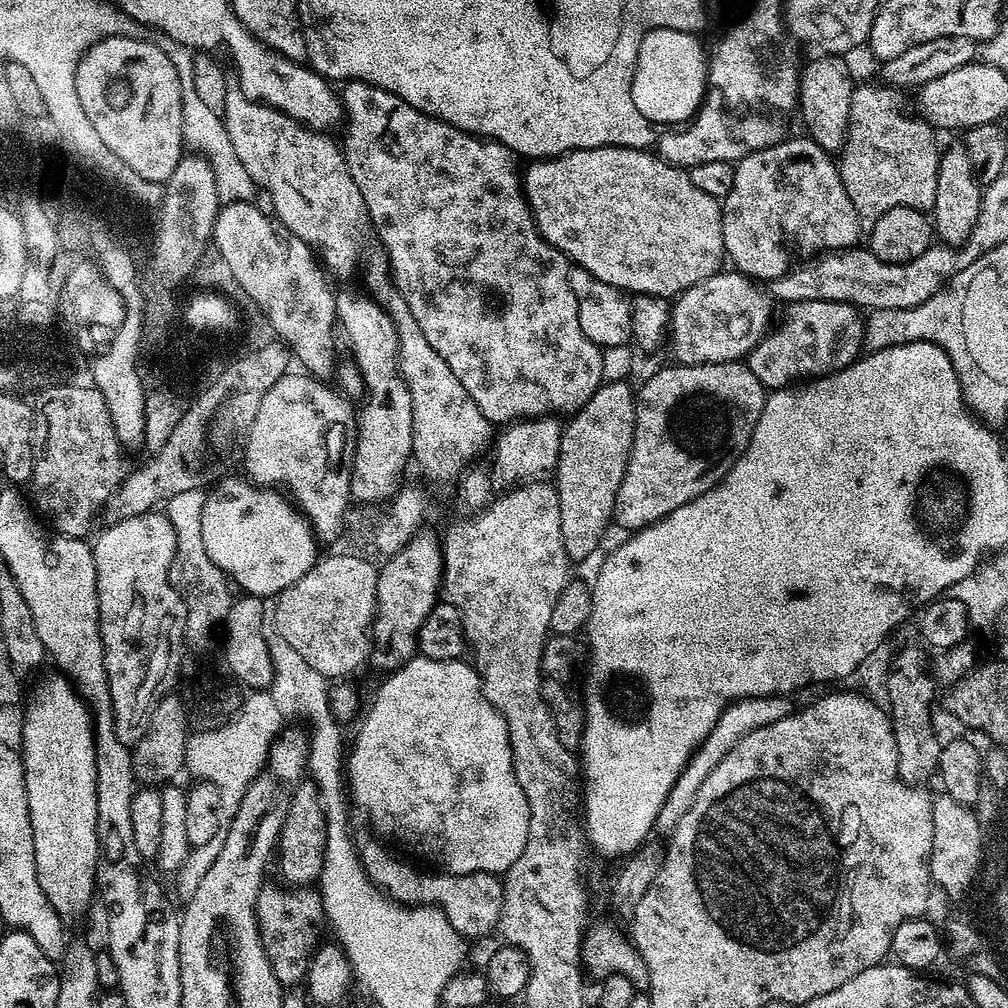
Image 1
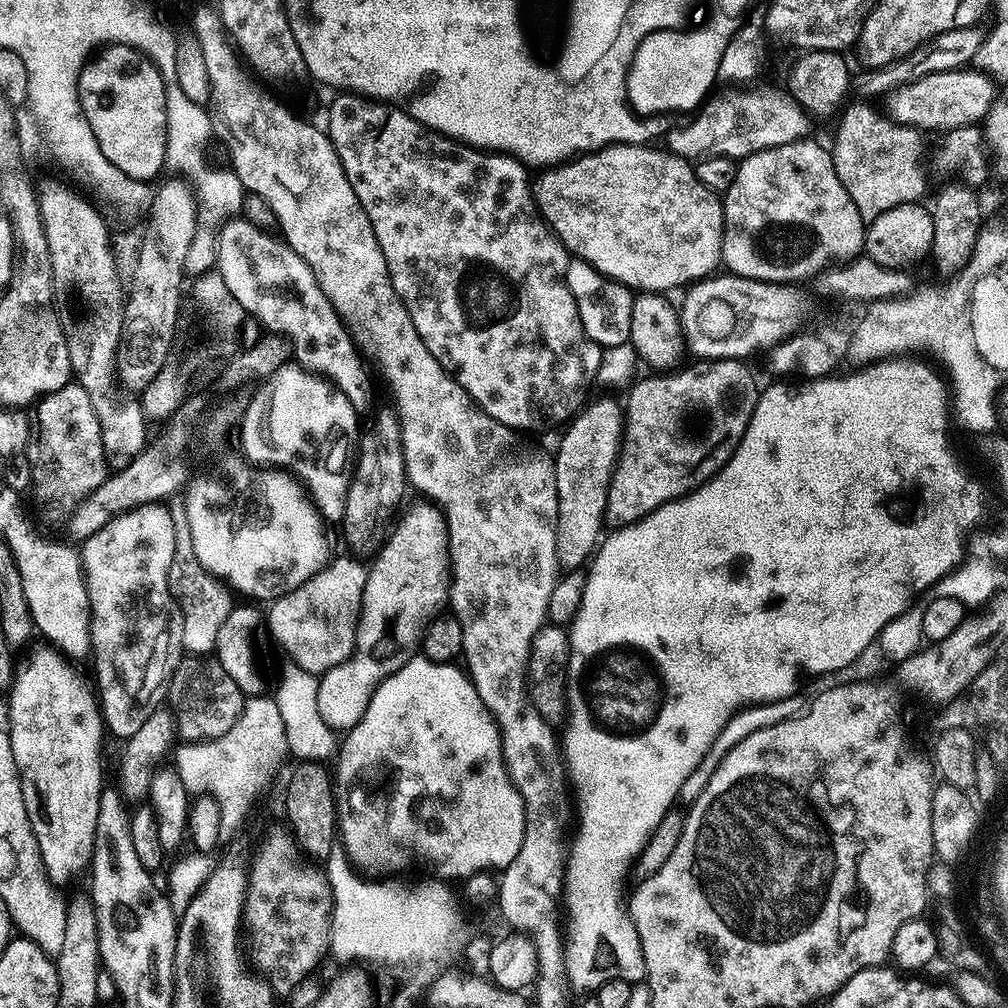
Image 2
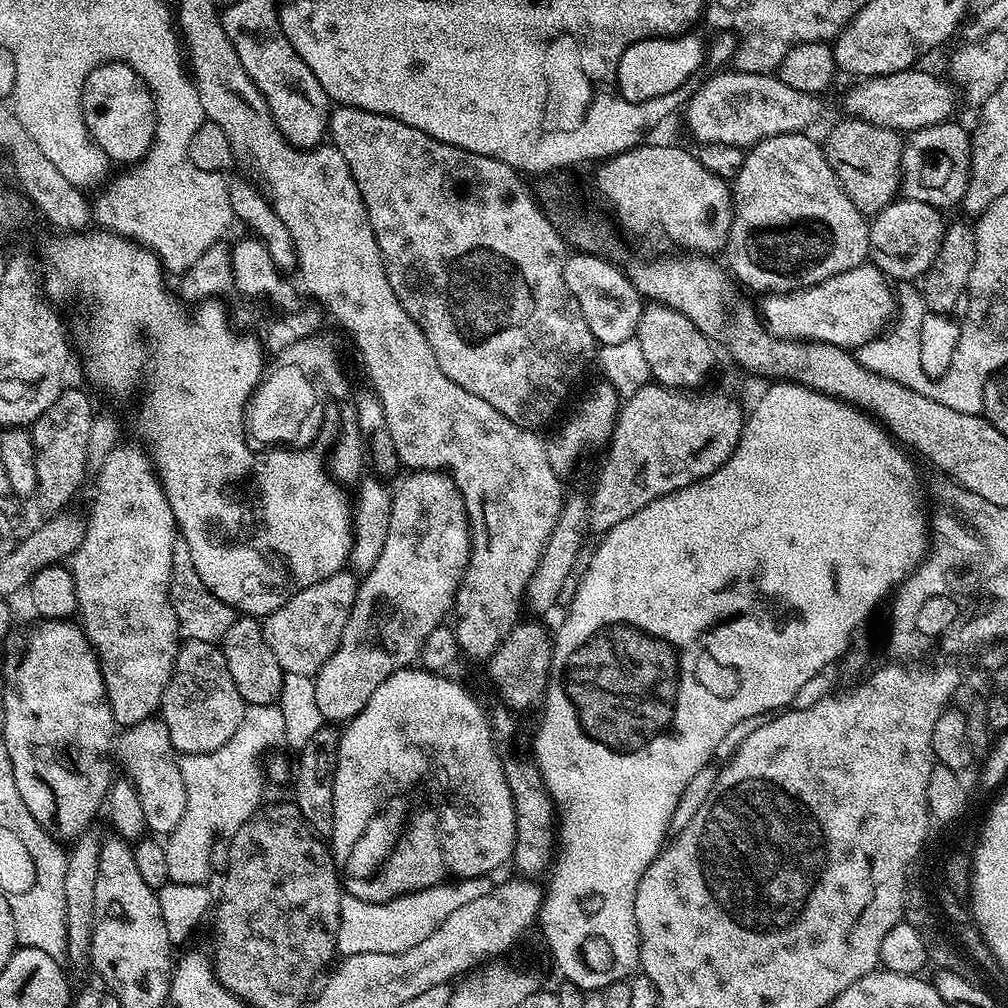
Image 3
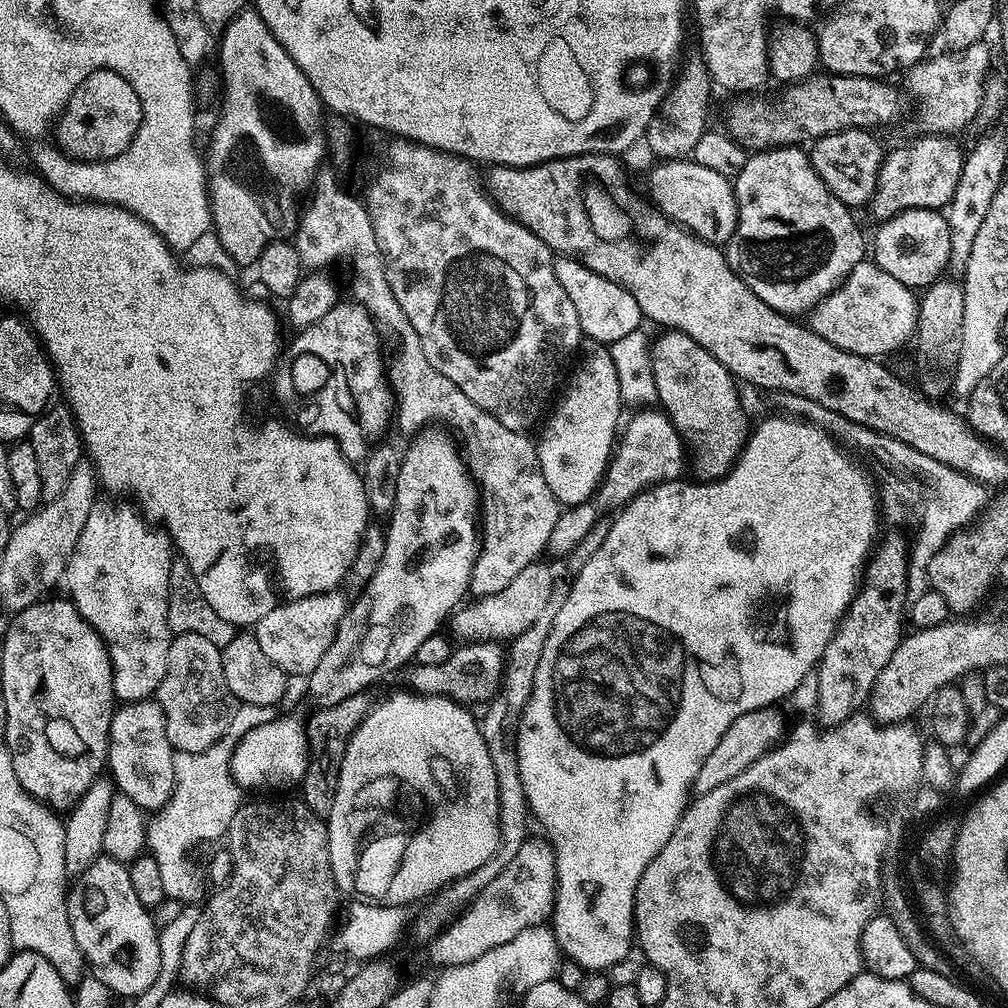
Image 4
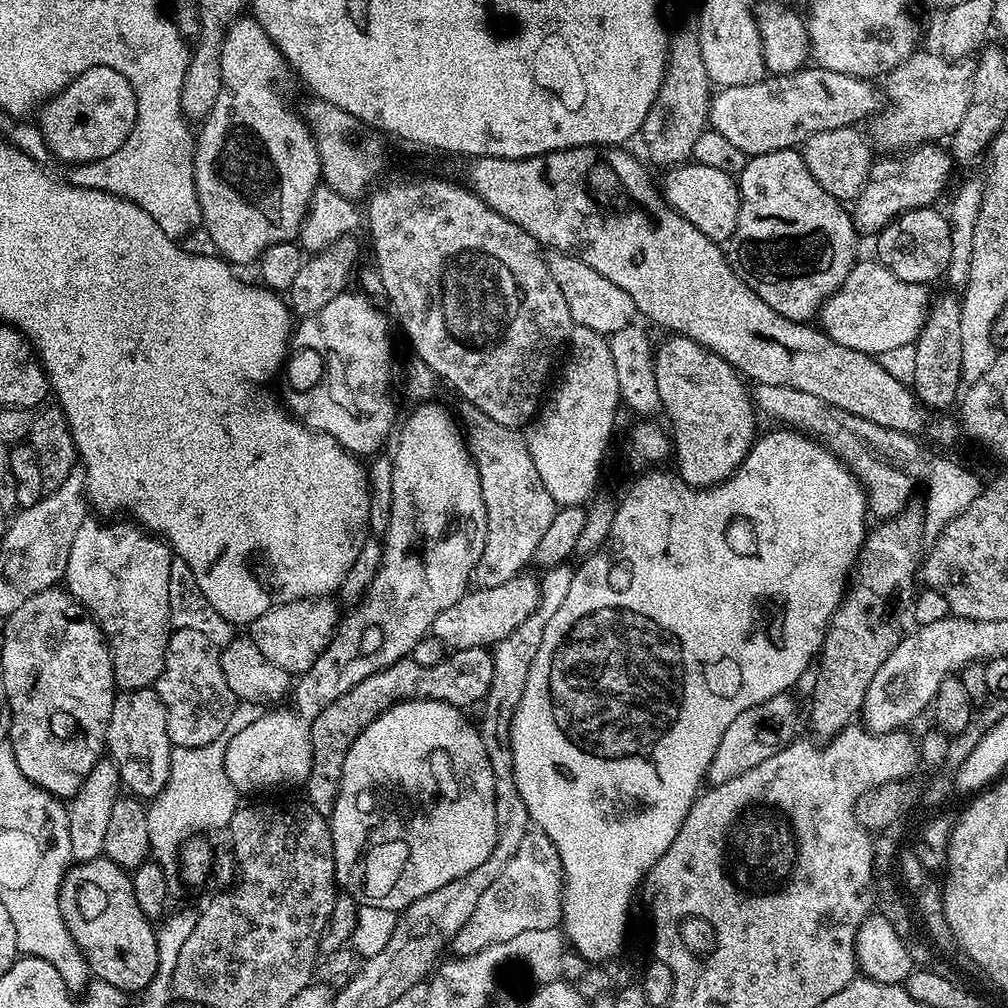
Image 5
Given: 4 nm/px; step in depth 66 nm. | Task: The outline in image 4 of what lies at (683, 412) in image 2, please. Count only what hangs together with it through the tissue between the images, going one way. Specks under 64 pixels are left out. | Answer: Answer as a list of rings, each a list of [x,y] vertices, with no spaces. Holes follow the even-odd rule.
[[[652,406],[633,412],[636,413],[629,420],[627,417],[623,421],[622,431],[612,449],[608,469],[600,479],[596,491],[592,493],[592,499],[565,507],[561,511],[558,522],[548,539],[549,553],[553,552],[559,558],[564,558],[578,542],[582,541],[593,526],[601,523],[603,516],[600,515],[603,512],[611,513],[613,510],[625,508],[632,499],[655,484],[665,484],[671,480],[681,479],[683,472],[680,471],[684,468],[686,441],[679,428],[673,424],[672,417],[667,412]]]

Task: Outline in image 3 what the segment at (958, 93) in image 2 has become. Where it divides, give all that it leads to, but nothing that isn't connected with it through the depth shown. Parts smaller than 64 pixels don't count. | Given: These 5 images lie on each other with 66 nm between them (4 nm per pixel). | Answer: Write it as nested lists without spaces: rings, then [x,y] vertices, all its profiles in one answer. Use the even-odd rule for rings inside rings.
[[[916,71],[895,72],[889,76],[869,76],[853,83],[856,85],[842,96],[845,113],[849,117],[865,120],[879,128],[888,128],[891,132],[901,134],[945,123],[951,117],[948,115],[956,104],[957,93],[943,79],[940,81],[928,72]]]

